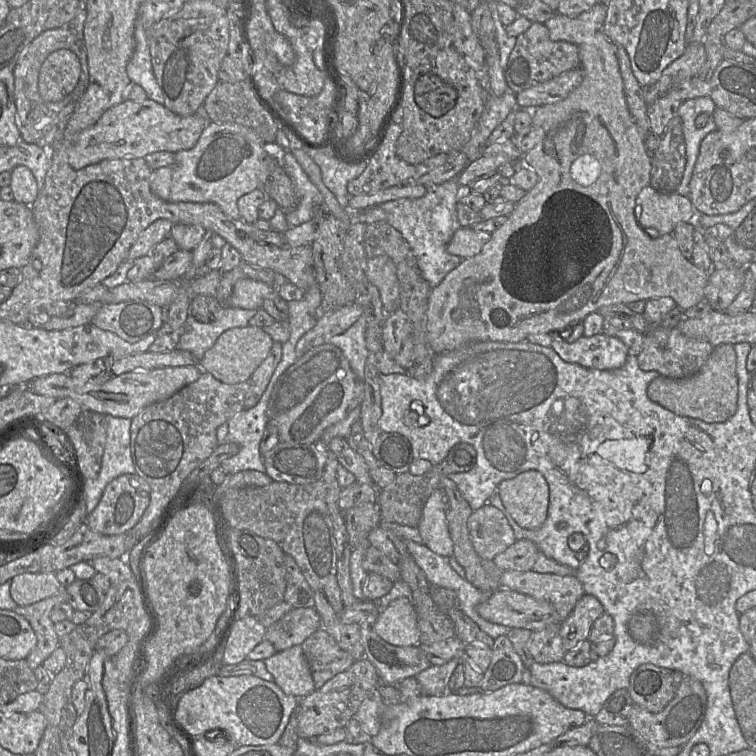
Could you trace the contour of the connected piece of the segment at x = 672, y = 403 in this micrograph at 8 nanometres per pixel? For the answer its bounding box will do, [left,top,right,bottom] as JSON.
[647,344,738,423]

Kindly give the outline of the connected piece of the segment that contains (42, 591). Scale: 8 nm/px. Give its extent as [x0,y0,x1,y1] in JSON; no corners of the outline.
[10,573,61,606]

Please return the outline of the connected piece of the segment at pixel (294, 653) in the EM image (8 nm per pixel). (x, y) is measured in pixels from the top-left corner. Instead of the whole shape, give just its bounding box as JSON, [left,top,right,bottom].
[264,645,315,699]

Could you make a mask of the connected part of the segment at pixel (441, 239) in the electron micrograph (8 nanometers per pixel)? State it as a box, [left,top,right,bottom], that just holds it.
[351,178,463,288]

